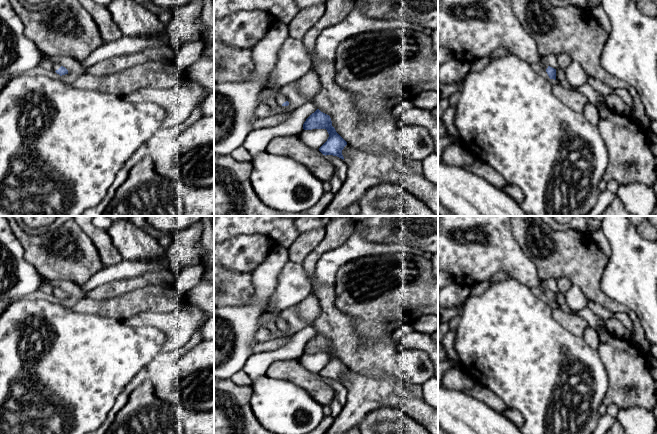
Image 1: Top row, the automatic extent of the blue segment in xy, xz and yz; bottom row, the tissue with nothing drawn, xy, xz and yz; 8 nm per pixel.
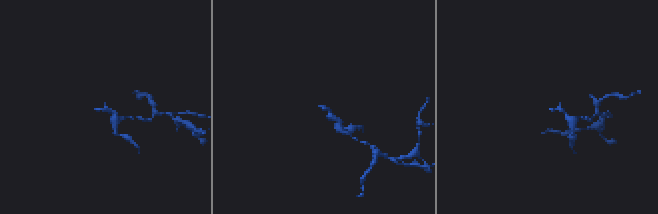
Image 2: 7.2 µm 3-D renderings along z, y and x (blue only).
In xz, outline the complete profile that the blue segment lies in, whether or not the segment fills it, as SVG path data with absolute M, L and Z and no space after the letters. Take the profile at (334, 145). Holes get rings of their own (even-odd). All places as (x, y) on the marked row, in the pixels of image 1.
M317 109L312 113L303 124L304 130L326 129L329 137L327 141L319 148L323 155L333 155L344 160L342 150L347 145L347 142L336 132L332 126L332 121L329 115Z

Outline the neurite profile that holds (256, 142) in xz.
M316 100L307 101L291 112L291 116L283 123L271 127L252 130L244 140L244 148L255 157L266 152L268 143L276 137L299 135L306 119L318 109Z

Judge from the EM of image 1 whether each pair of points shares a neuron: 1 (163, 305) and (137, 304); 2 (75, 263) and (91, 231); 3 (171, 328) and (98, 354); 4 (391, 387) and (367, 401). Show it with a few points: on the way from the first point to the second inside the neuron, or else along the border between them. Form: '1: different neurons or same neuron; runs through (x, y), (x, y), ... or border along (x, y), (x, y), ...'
1: same neuron; runs through (157, 304), (143, 304)
2: different neurons; border along (79, 226), (91, 240), (100, 257)
3: different neurons; border along (139, 326), (162, 332), (160, 351)
4: same neuron; runs through (385, 391), (377, 391), (373, 395)

